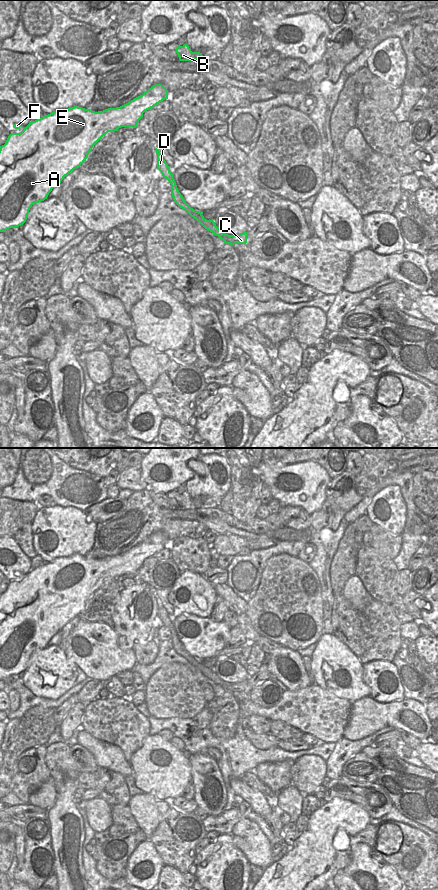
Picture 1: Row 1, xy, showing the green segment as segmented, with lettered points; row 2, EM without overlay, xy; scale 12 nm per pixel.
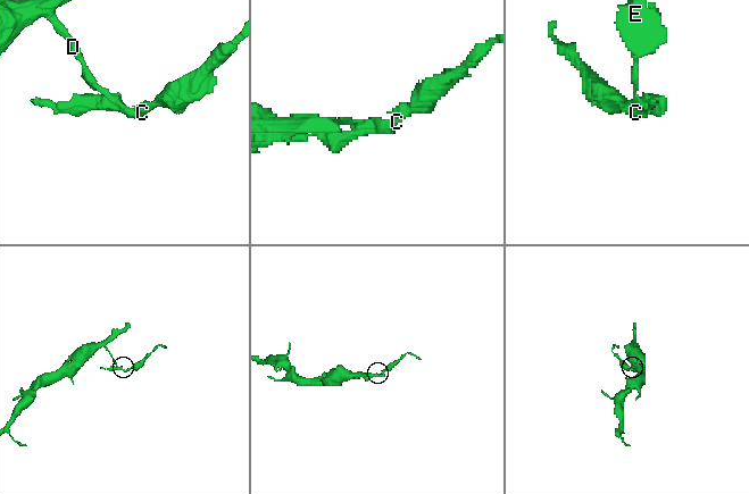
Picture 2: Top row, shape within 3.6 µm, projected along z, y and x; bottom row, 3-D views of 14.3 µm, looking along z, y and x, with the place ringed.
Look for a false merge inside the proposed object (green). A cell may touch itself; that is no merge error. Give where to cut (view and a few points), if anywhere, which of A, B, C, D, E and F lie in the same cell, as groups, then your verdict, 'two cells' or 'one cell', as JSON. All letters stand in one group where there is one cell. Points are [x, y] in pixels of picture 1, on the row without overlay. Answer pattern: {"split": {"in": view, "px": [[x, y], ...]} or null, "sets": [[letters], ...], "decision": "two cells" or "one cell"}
{"split": {"in": "xy", "px": [[201, 662], [196, 667]]}, "sets": [["A", "B", "D", "E", "F"], ["C"]], "decision": "two cells"}

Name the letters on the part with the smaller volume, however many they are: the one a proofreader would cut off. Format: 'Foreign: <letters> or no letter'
Foreign: C

